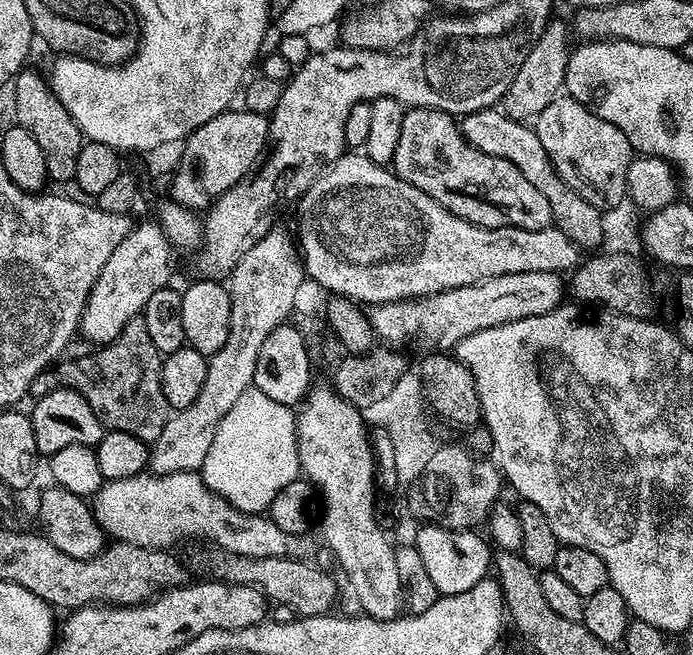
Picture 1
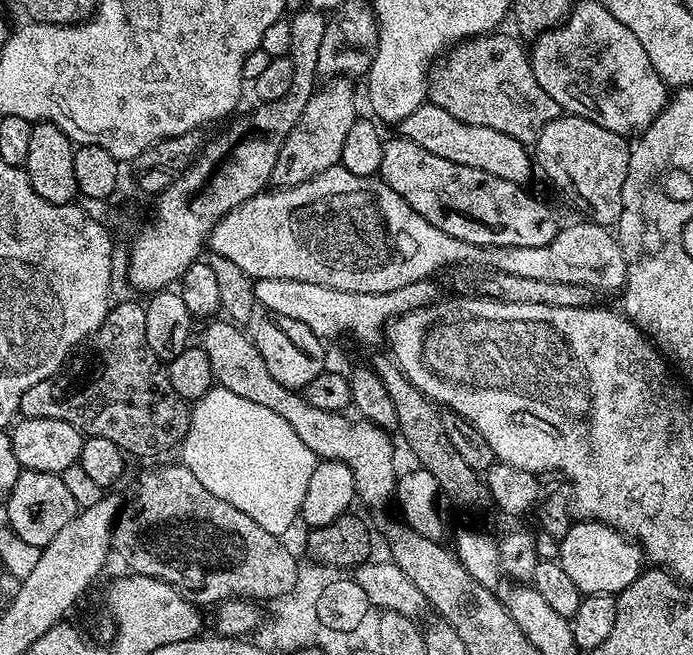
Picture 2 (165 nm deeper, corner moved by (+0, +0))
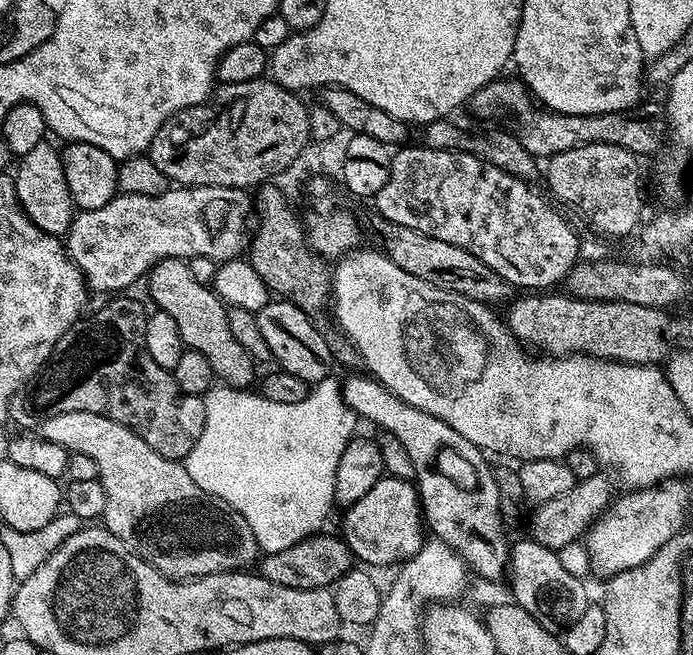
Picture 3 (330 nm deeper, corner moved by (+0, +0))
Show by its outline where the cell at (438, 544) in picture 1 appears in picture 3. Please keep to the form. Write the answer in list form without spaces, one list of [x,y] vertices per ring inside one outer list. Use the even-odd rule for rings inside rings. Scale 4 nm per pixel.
[[[385,475],[358,502],[347,505],[342,539],[353,557],[364,566],[397,565],[409,560],[424,544],[426,521],[422,515],[420,498],[412,480]]]

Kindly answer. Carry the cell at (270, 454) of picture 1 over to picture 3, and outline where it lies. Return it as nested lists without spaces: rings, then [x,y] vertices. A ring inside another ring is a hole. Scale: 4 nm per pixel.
[[[319,380],[311,385],[305,400],[298,402],[270,402],[256,390],[213,386],[204,396],[204,409],[204,429],[186,457],[190,478],[246,518],[261,553],[286,550],[319,533],[336,500],[338,458],[358,432],[358,417],[344,401],[341,381]]]

